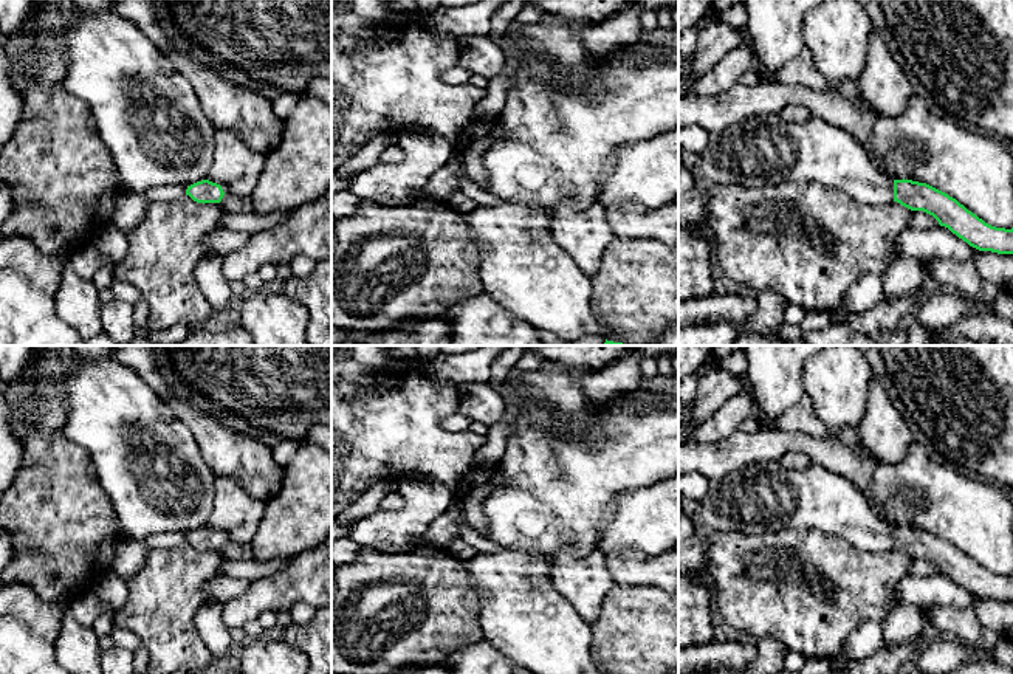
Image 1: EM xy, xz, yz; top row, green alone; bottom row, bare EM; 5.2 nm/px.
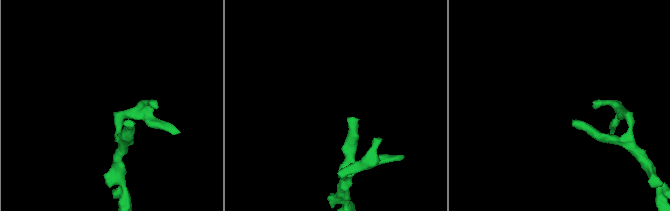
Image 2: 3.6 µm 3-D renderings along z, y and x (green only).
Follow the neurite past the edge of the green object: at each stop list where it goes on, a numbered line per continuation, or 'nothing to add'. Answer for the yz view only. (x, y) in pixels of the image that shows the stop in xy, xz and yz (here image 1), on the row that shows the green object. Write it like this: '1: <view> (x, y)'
1: yz (764, 151)

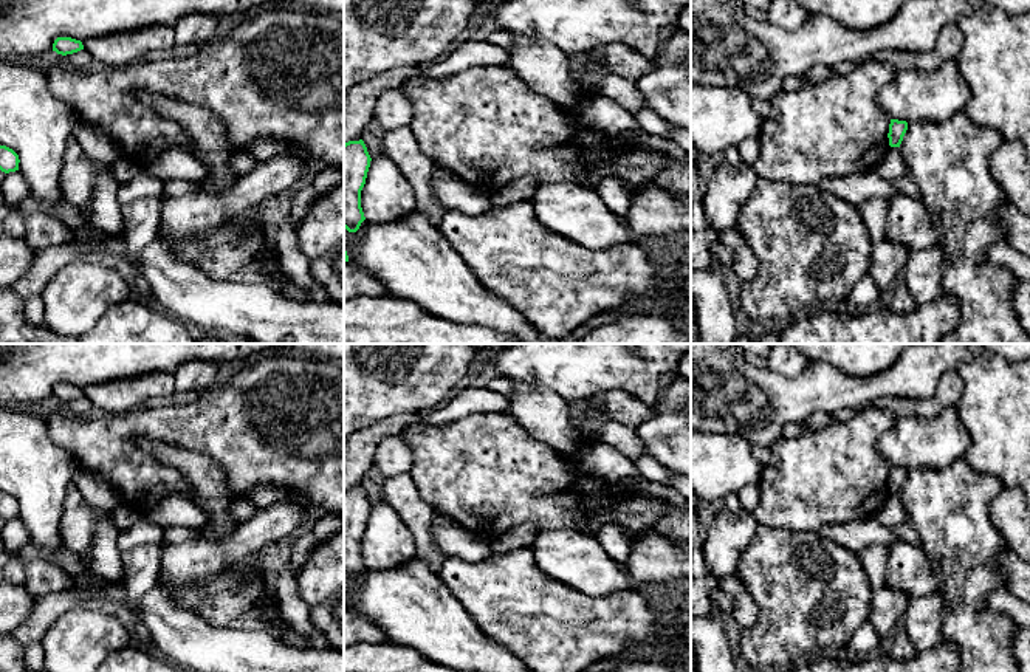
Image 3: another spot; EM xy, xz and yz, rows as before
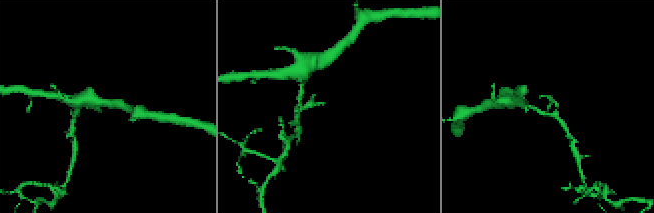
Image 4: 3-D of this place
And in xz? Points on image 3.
nothing to add

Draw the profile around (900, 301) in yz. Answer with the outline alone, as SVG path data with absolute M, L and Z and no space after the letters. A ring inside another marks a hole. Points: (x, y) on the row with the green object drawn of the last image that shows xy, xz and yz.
M903 282L892 291L888 305L898 314L912 313L917 307Z

